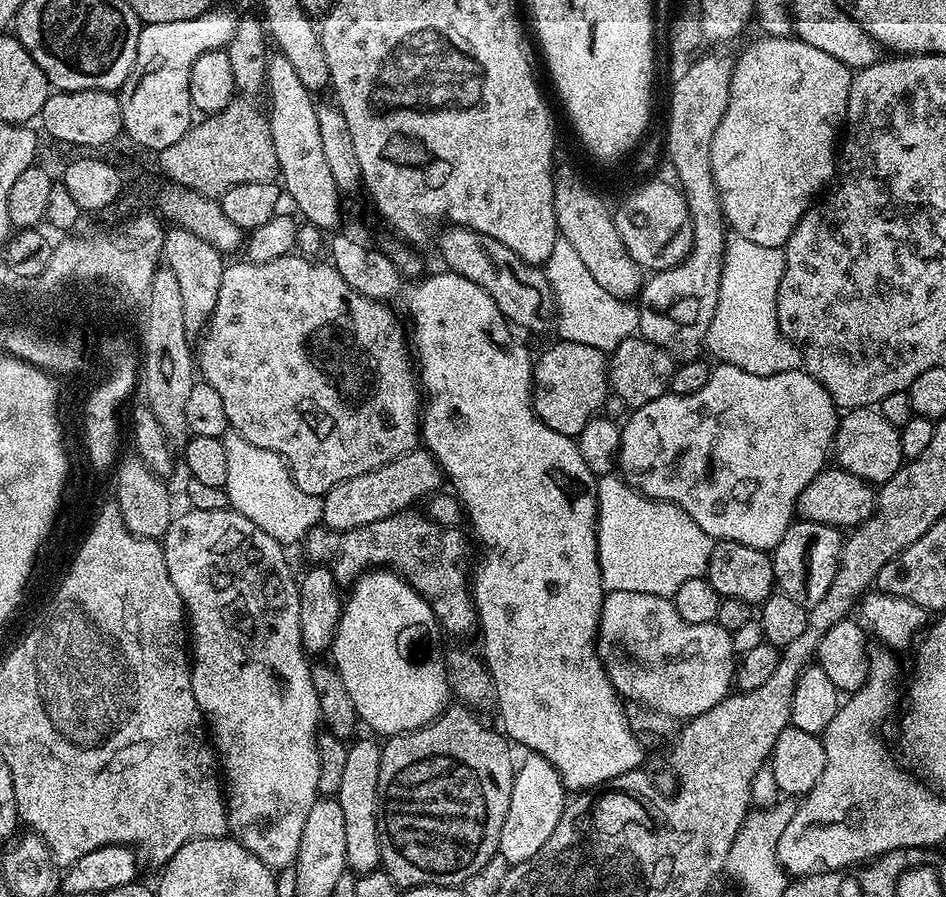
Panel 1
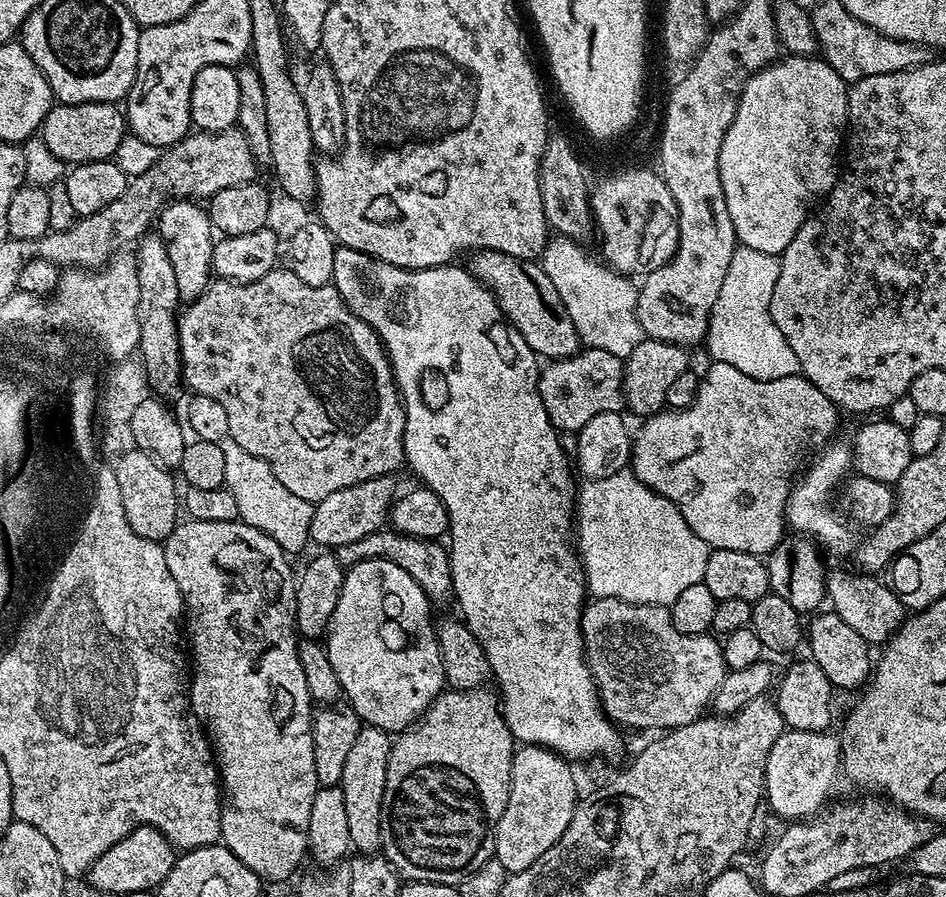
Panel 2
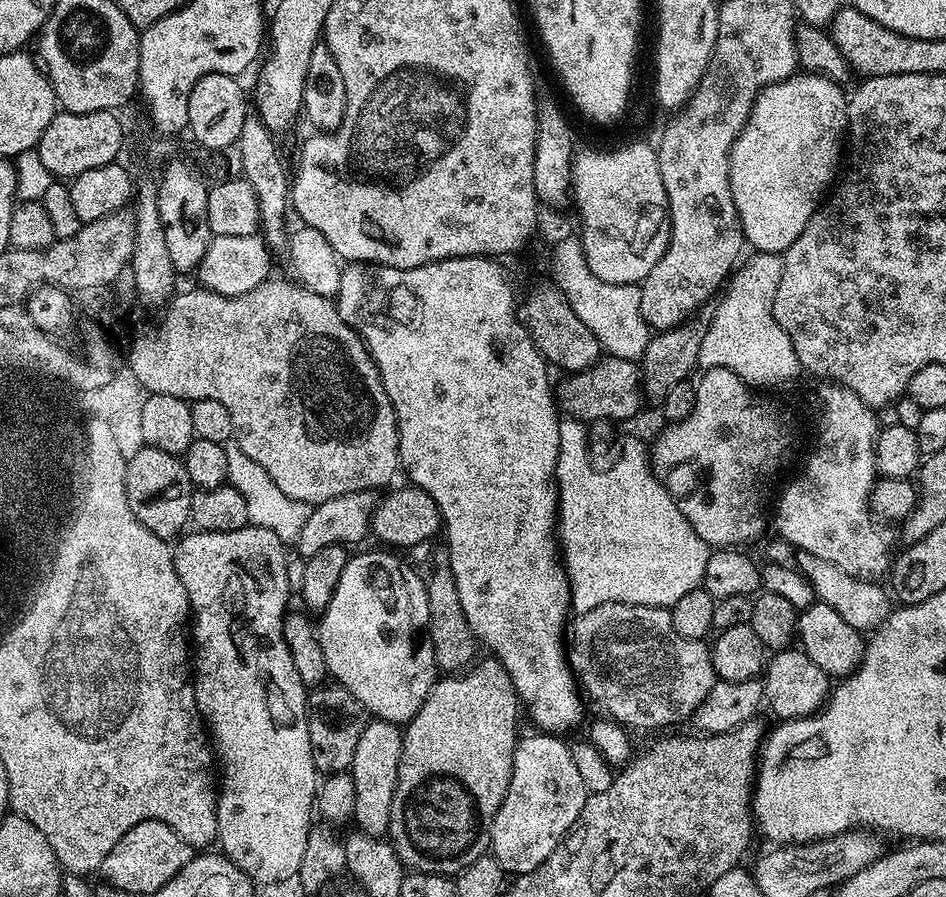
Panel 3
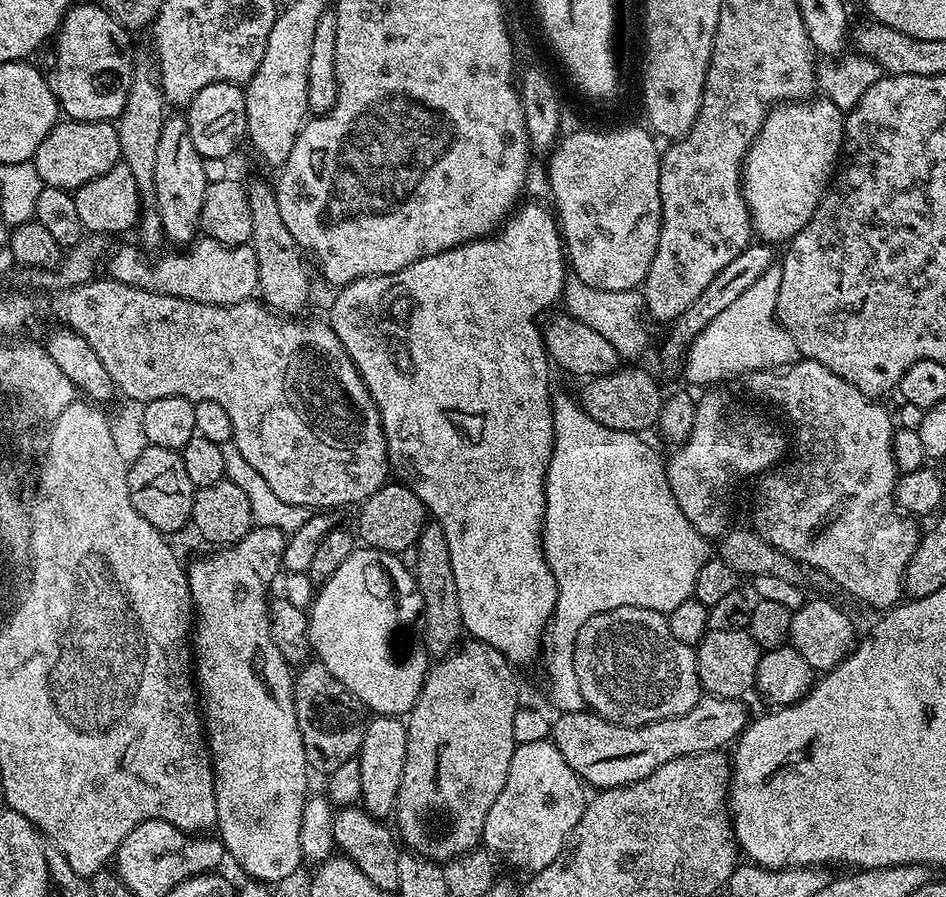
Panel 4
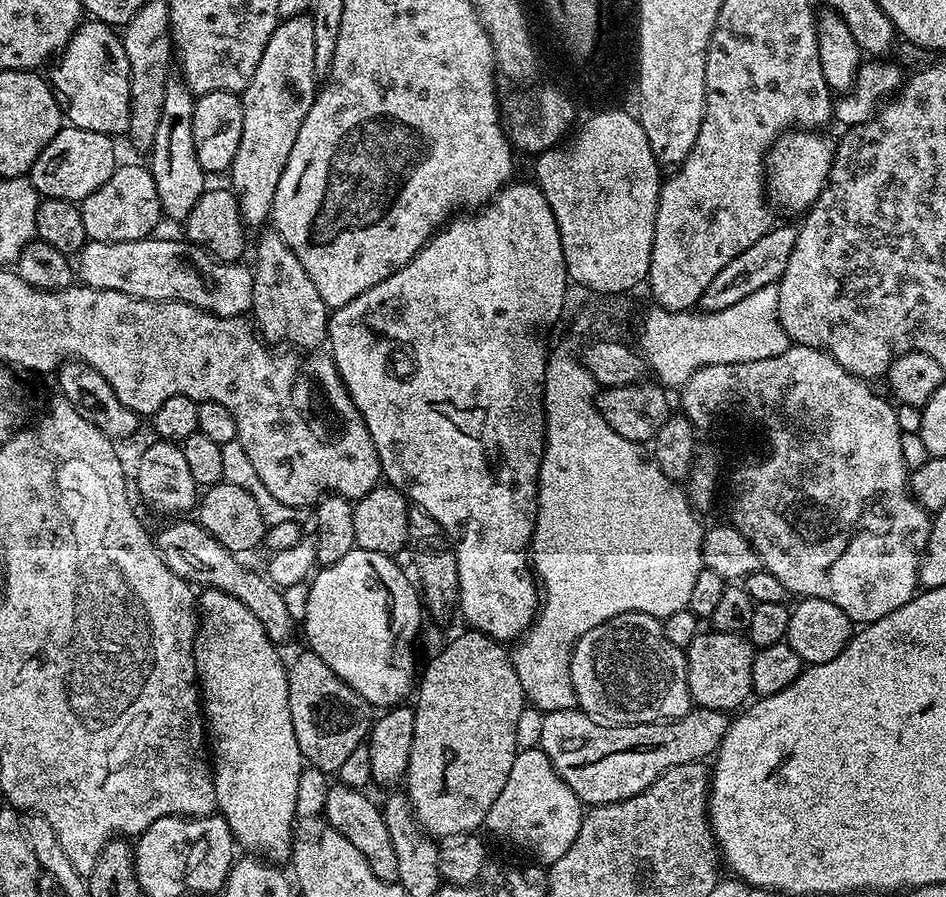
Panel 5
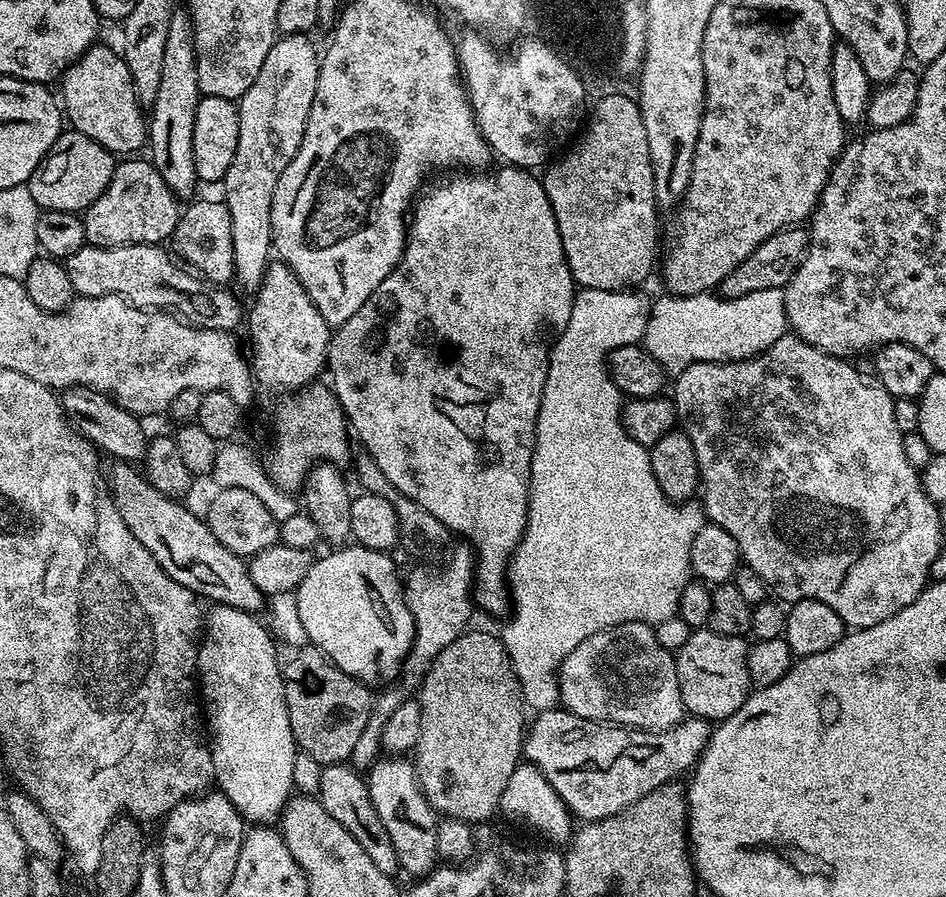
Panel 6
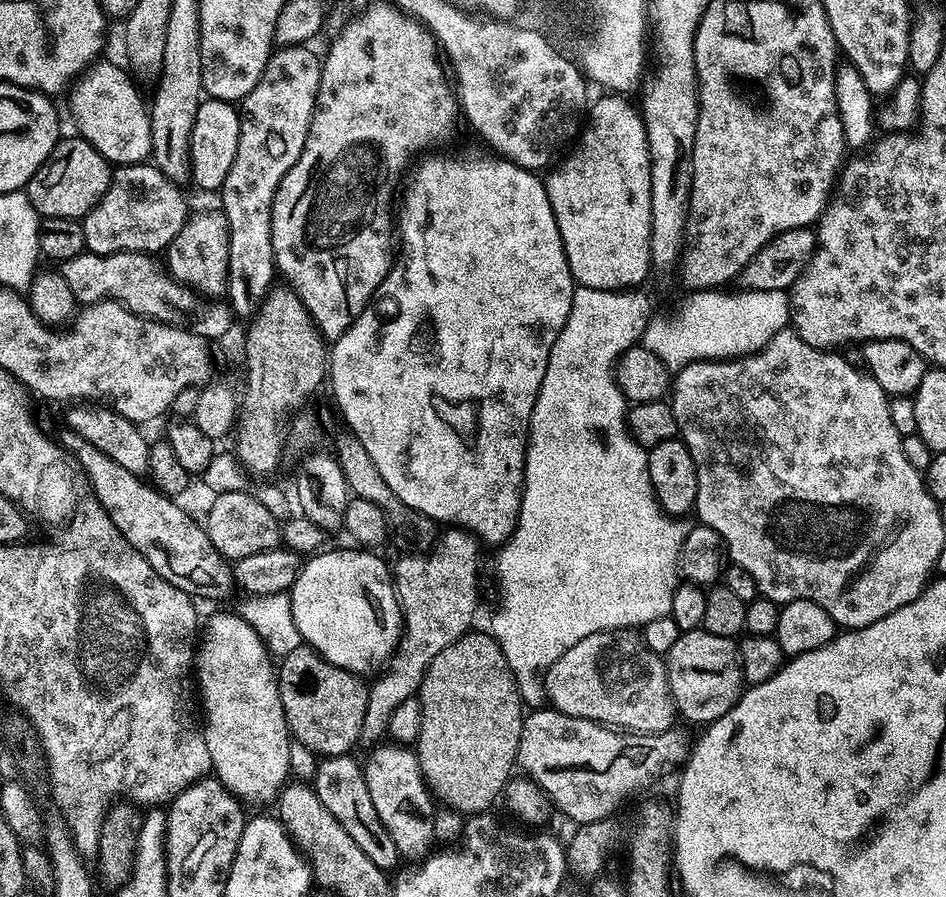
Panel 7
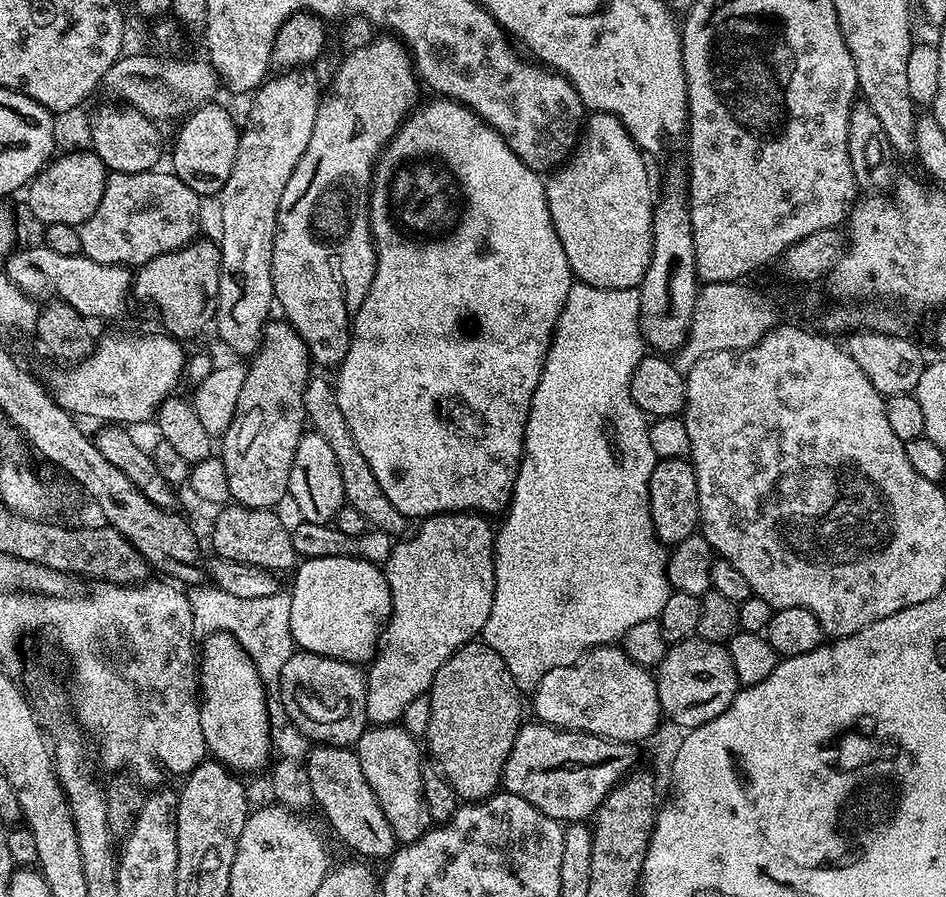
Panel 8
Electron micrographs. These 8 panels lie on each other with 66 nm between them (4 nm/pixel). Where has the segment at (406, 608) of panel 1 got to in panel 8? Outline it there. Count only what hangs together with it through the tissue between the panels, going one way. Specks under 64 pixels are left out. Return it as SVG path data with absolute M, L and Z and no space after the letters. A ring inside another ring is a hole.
M314 556L305 559L295 569L295 574L296 581L290 588L292 605L288 618L295 647L335 660L371 661L380 642L380 633L392 613L392 591L388 589L383 571L369 560L353 556Z

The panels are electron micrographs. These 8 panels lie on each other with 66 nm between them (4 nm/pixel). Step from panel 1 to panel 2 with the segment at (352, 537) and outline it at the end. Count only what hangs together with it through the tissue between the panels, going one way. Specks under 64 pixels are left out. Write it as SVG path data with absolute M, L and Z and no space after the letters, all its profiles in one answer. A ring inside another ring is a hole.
M381 530L366 534L366 538L358 538L358 542L350 542L346 546L335 549L334 555L345 566L351 566L363 560L394 562L398 566L402 566L402 570L406 570L406 574L410 574L410 578L414 578L414 582L418 582L418 586L422 586L429 601L437 602L436 600L444 600L447 596L449 599L453 595L452 561L449 549L445 545L443 548L442 544L435 539L406 536L395 530Z

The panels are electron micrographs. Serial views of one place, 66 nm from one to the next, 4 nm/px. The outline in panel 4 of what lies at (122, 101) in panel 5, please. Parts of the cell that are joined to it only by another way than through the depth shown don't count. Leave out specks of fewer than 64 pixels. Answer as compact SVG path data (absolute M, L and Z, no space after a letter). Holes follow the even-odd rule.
M91 2L73 3L60 23L60 28L54 37L56 44L56 80L54 76L54 91L56 103L60 111L69 120L99 120L115 121L126 106L126 94L130 90L132 77L133 53L128 53L129 29L116 21L106 10L94 6Z

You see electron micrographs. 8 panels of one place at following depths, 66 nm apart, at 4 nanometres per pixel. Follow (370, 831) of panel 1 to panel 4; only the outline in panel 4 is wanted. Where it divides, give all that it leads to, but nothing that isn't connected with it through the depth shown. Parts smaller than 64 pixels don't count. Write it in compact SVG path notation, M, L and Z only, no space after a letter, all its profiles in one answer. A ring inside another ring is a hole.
M373 715L366 726L358 753L362 770L360 804L376 820L387 821L393 815L398 790L402 786L402 766L406 766L408 725L399 716Z

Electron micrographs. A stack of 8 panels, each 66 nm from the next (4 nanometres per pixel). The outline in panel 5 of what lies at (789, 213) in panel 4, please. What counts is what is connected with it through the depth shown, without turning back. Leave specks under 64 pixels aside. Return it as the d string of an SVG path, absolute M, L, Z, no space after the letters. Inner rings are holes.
M789 130L780 139L772 145L772 149L766 153L766 184L776 195L776 200L788 212L800 212L799 214L807 213L812 204L818 197L824 185L828 182L828 175L832 169L832 157L834 155L833 141L828 141L826 137L820 136L816 130Z

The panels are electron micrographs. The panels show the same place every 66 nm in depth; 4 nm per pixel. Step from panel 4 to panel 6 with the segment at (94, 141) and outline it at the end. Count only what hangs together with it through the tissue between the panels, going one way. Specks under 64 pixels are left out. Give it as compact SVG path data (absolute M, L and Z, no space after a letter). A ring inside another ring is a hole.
M64 130L54 146L50 146L43 162L36 167L26 186L37 208L45 212L66 210L82 214L96 201L98 194L106 190L117 163L117 157L94 142L94 138L86 138L86 134L75 130Z

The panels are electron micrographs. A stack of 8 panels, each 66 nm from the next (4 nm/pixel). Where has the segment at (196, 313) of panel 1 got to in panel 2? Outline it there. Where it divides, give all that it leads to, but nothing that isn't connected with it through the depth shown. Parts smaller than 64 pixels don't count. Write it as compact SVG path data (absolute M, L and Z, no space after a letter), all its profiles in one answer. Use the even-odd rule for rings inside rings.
M176 198L158 212L158 231L162 242L166 242L166 254L170 254L170 263L174 269L174 278L178 278L178 294L181 301L191 302L199 298L213 279L212 245L214 229L203 203L192 198Z

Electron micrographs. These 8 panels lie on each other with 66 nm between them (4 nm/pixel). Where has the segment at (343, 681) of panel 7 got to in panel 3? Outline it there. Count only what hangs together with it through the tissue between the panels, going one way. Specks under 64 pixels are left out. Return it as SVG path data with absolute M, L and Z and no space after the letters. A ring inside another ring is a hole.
M328 682L323 686L313 687L308 692L308 729L317 773L331 774L351 769L354 749L358 746L358 738L362 738L365 723L366 713L363 706L339 684Z

